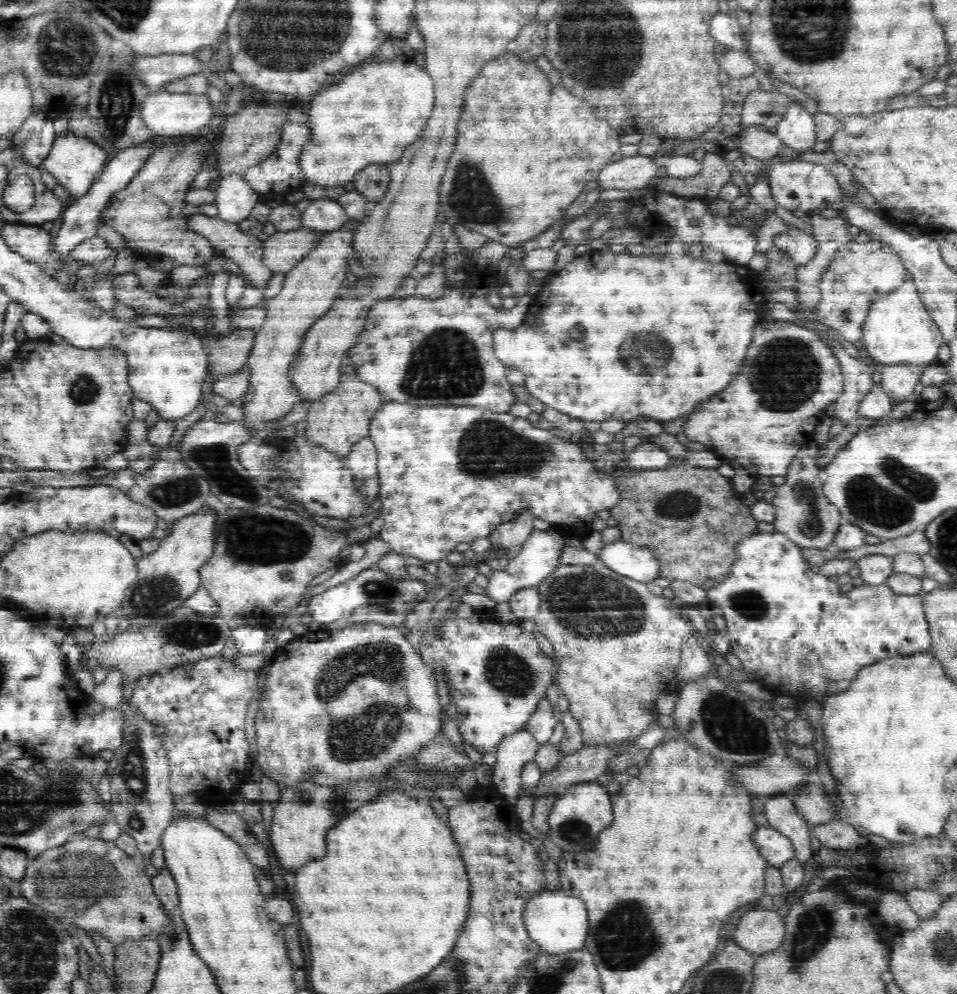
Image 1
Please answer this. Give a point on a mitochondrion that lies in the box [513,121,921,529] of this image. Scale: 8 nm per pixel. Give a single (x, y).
(786, 373)

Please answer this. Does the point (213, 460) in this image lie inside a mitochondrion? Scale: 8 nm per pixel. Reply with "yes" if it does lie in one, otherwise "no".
yes

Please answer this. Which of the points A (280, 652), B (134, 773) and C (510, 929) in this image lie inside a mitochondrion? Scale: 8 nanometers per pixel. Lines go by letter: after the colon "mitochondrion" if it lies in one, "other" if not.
A: other
B: mitochondrion
C: other

